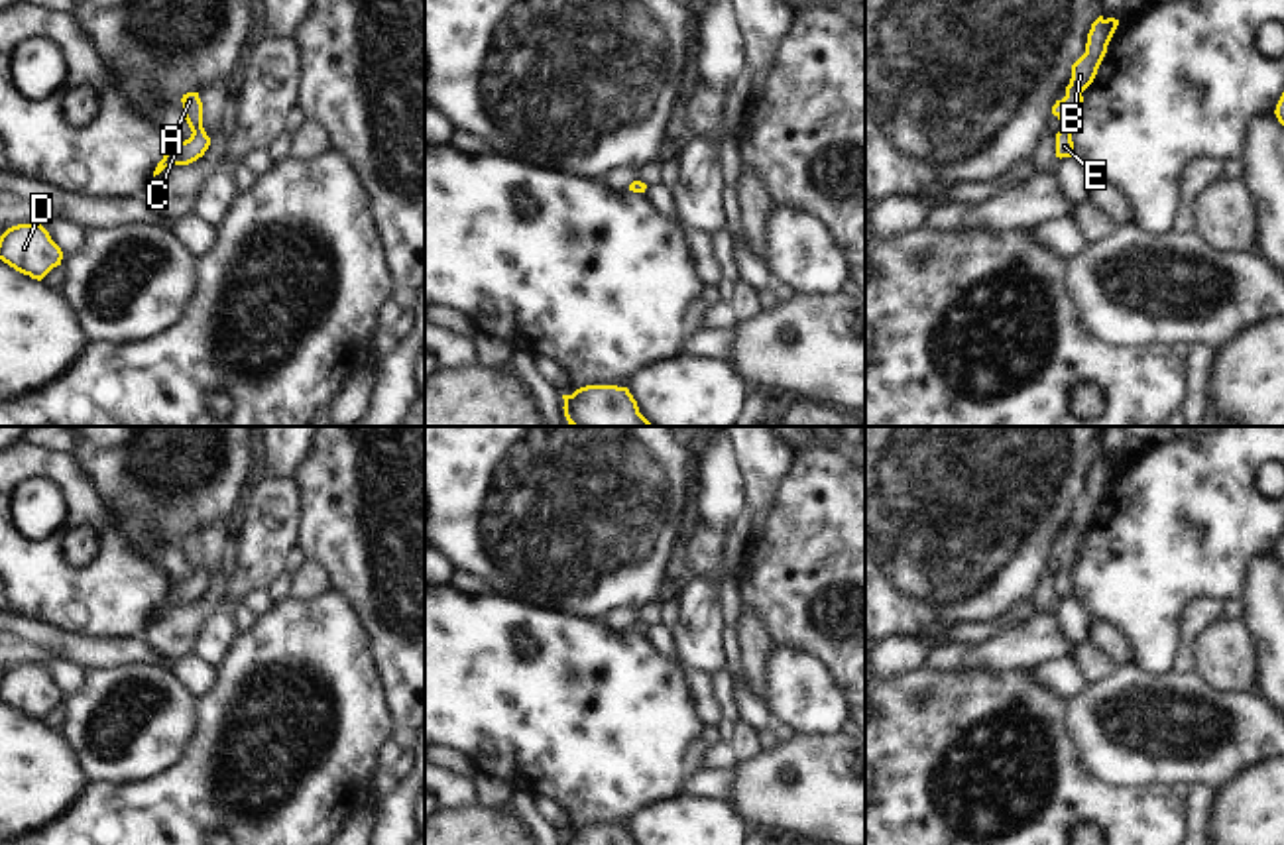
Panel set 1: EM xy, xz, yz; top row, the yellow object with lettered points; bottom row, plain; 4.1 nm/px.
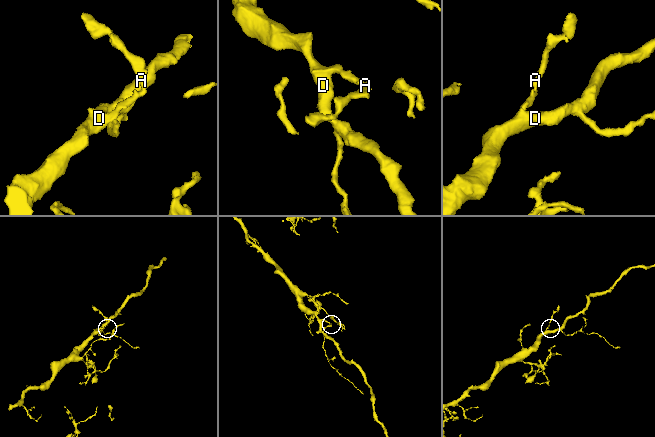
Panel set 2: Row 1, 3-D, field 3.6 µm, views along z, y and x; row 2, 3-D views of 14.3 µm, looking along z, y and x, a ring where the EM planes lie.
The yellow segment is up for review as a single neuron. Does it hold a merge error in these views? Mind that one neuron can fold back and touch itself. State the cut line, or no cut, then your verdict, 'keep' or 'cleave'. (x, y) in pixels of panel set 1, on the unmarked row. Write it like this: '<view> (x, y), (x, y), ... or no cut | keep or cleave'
no cut | keep

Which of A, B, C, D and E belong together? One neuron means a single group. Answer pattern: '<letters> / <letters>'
A B C D E

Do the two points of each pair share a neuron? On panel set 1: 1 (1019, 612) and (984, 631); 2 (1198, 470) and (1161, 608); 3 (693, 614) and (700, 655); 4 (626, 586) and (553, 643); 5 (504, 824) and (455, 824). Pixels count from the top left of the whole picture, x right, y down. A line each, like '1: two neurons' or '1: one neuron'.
1: one neuron
2: one neuron
3: one neuron
4: two neurons
5: one neuron

